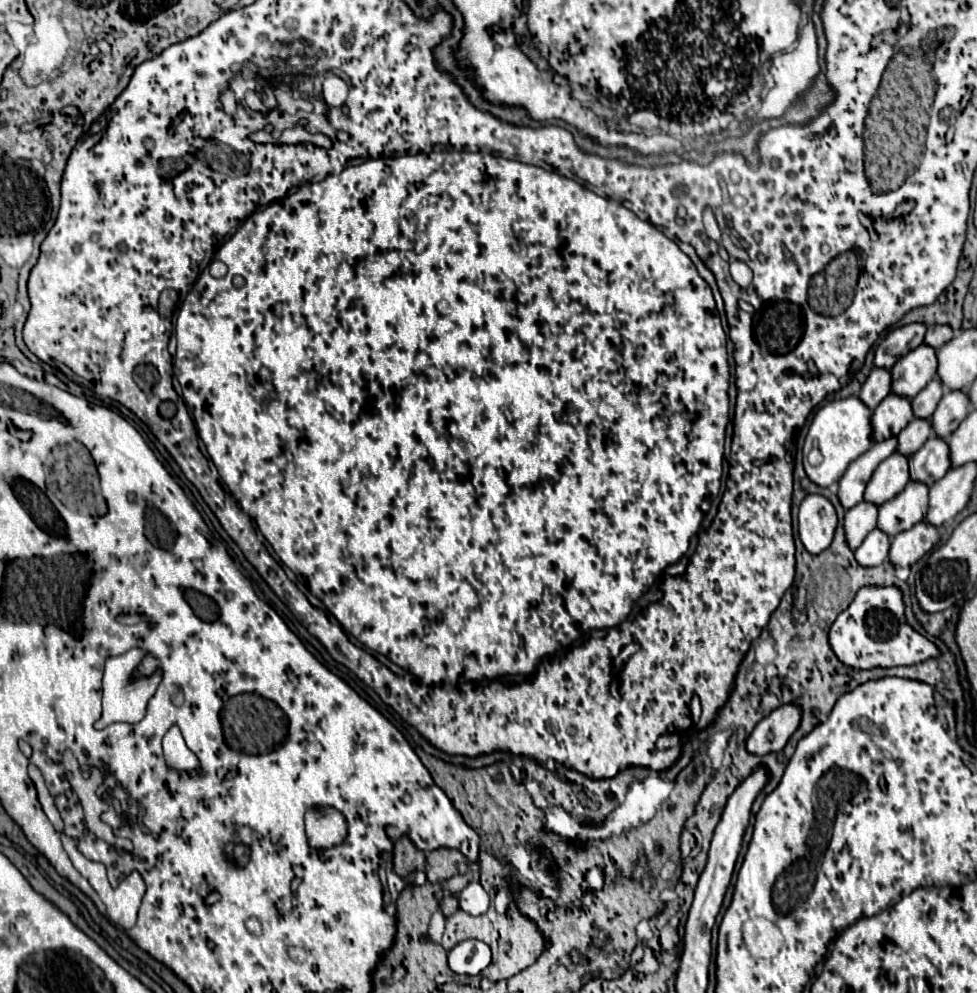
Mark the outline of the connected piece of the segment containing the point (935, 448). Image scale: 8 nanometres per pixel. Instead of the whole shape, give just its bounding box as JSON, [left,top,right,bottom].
[910,435,950,485]

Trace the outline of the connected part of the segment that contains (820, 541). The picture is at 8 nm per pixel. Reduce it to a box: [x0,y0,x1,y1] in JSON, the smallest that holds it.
[798,495,838,555]

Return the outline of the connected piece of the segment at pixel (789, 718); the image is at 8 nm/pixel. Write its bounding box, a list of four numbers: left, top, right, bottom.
[746,703,802,755]

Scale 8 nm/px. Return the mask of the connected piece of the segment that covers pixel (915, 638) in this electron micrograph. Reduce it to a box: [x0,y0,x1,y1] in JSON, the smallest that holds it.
[830,585,940,669]

